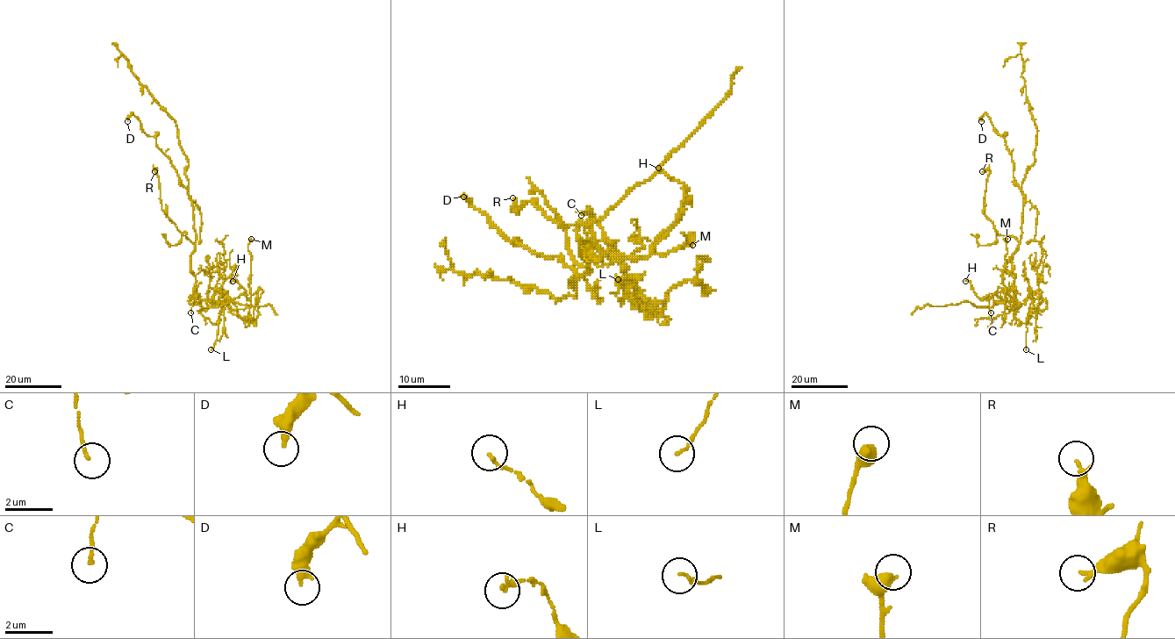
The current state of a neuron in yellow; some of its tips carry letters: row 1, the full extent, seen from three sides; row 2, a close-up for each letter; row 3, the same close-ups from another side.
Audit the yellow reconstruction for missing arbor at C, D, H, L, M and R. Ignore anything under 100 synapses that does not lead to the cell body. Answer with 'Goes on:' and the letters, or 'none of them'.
Goes on: none of them

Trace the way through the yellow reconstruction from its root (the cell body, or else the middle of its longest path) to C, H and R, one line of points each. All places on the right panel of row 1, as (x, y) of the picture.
C: (1021, 232), (1018, 249), (1005, 265), (1005, 269), (1014, 276), (1014, 283), (991, 297), (991, 312)
H: (1021, 232), (1018, 249), (1005, 265), (1014, 276), (1009, 287), (1018, 310), (993, 294), (979, 297), (965, 281)
R: (1021, 232), (1019, 243), (1013, 236), (996, 232), (993, 224), (983, 210), (989, 171), (982, 171)

